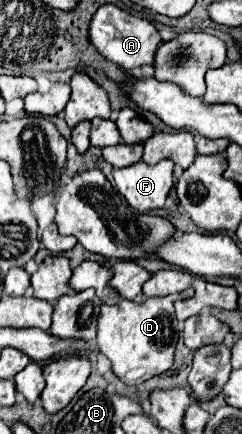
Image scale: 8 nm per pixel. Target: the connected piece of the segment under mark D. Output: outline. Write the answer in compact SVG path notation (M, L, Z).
M193 288L180 294L147 298L137 304L121 298L115 306L101 306L99 322L97 322L97 346L111 360L113 372L121 378L121 382L129 386L137 386L157 374L163 374L173 364L175 344L181 334L179 320L175 318L173 302L193 296Z

